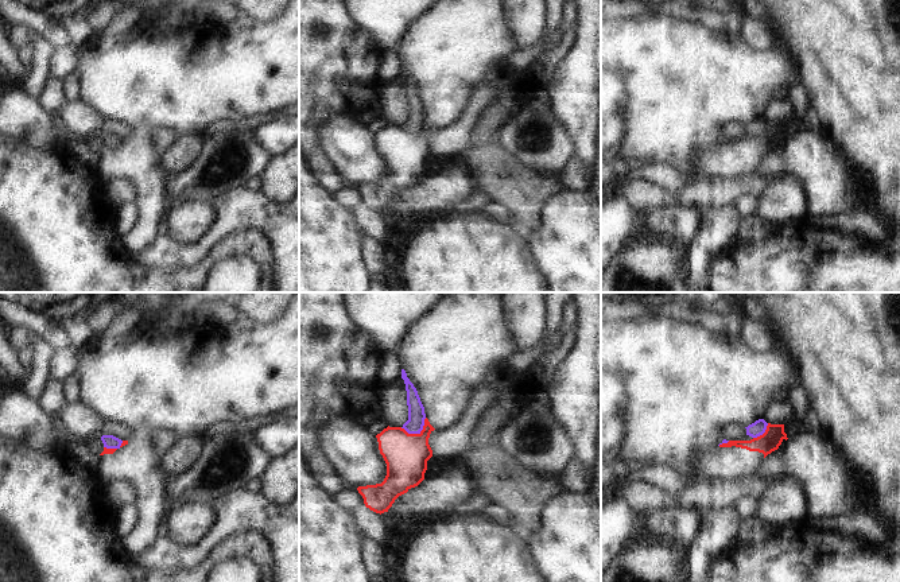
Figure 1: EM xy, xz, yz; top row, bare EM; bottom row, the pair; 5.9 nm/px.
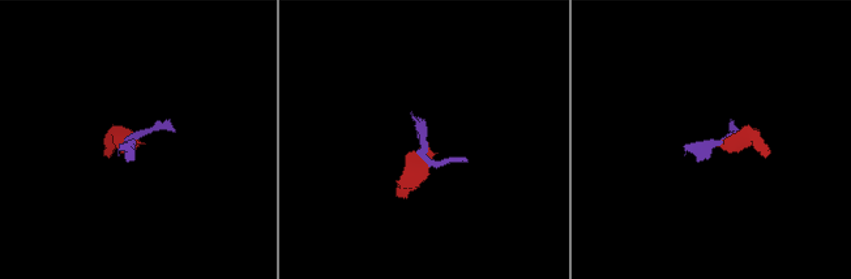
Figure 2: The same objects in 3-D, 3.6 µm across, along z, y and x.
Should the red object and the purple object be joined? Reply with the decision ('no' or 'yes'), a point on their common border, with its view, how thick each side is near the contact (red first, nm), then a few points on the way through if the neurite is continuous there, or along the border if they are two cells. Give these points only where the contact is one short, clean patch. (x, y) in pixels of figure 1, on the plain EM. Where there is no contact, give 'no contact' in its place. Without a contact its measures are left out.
no | xz (416, 132) | 260/100 nm | along xz (426, 116), (418, 131), (407, 131), (400, 125)

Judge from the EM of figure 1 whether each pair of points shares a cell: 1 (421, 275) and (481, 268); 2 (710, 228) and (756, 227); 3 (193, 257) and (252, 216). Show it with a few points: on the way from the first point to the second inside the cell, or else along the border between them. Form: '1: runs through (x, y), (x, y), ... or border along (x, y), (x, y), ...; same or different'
1: runs through (435, 275), (466, 275); same
2: border along (743, 216), (737, 232); different
3: runs through (208, 243), (237, 216); same

